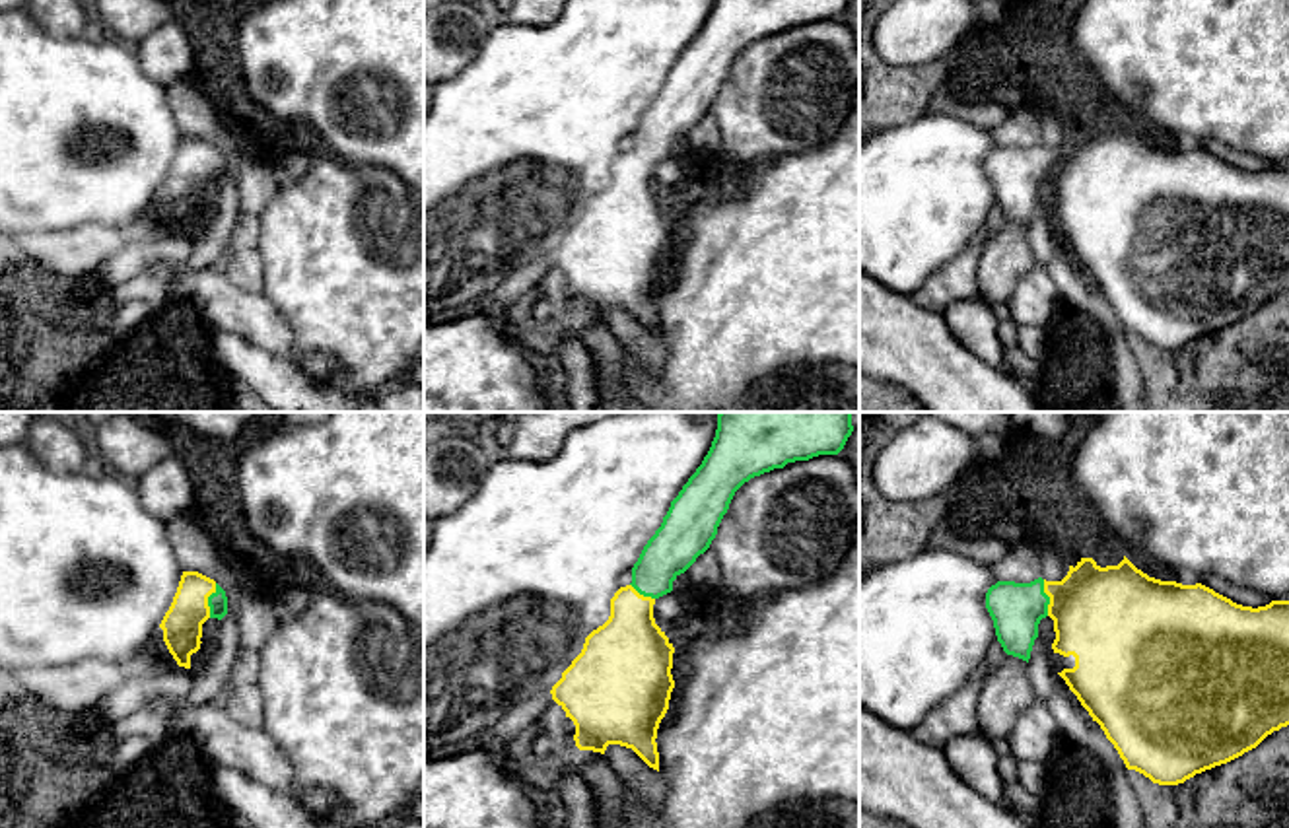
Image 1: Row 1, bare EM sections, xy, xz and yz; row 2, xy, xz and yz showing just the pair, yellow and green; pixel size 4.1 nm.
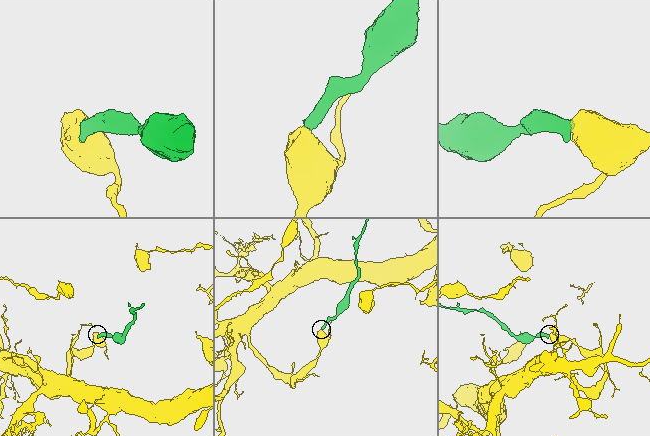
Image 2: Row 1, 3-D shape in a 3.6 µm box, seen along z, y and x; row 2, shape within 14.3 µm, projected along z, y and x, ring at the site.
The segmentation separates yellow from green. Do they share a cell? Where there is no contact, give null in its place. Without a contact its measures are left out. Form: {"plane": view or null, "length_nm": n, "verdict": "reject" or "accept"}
{"plane": "xy", "length_nm": 150, "verdict": "accept"}

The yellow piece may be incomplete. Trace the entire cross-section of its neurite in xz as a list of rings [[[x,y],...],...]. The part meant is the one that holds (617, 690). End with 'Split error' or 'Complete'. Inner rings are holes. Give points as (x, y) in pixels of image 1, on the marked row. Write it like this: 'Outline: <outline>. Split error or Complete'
Outline: [[[719,412],[708,455],[671,501],[661,527],[632,568],[632,583],[610,599],[609,620],[593,630],[581,653],[552,686],[552,700],[575,725],[575,746],[605,754],[609,744],[632,748],[659,772],[657,729],[669,709],[675,647],[655,624],[653,604],[704,554],[717,535],[735,492],[754,476],[787,463],[838,455],[852,435],[852,412]]]. Split error

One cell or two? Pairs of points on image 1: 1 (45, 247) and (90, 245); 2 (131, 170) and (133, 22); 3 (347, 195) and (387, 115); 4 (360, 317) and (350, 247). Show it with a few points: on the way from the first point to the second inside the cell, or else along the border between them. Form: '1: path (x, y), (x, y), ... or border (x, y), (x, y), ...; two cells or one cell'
1: path (57, 247), (78, 247); one cell
2: border (109, 32), (135, 47); two cells
3: border (319, 148), (347, 164), (389, 168), (403, 181); two cells
4: path (360, 300), (360, 265); one cell

